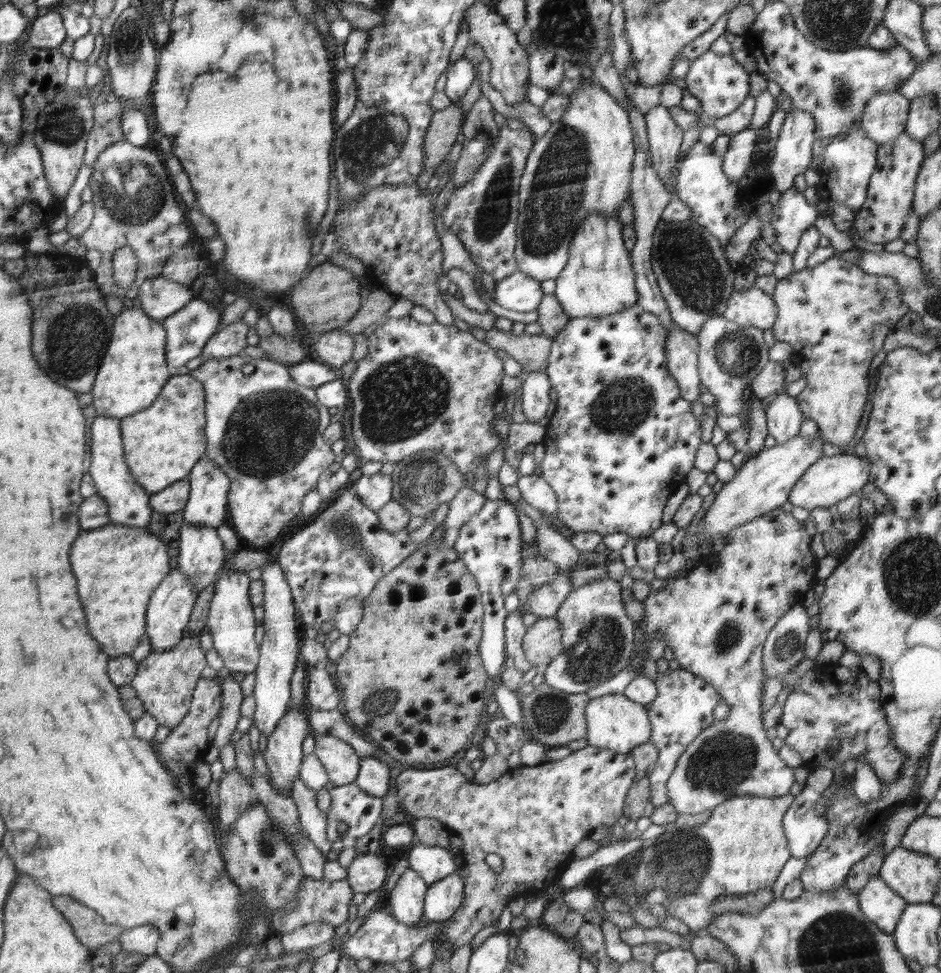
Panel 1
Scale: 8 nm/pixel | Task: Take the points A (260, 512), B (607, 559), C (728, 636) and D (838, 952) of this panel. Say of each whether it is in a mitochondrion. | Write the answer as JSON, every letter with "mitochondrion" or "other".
{"A":"other","B":"other","C":"mitochondrion","D":"mitochondrion"}

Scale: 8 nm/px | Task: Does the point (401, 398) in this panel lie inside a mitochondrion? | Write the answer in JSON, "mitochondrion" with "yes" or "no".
{"mitochondrion":"yes"}

